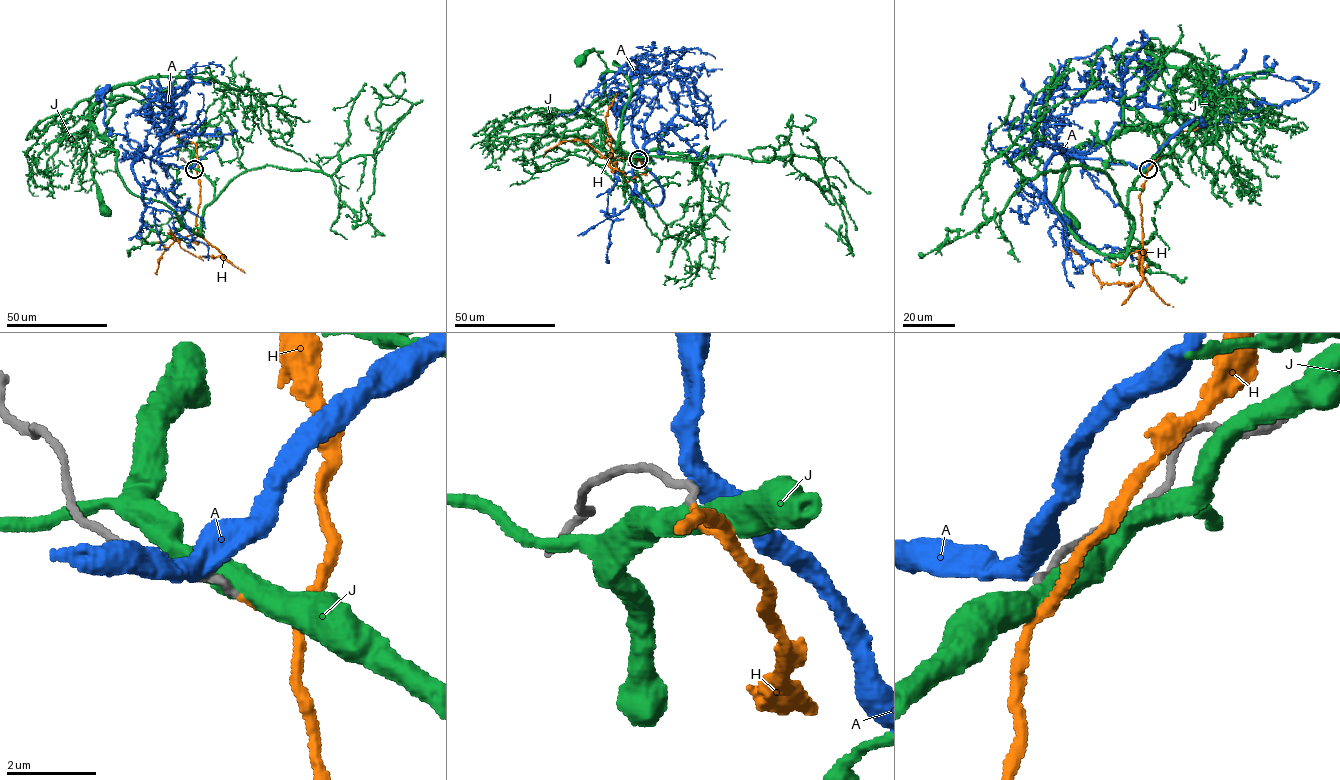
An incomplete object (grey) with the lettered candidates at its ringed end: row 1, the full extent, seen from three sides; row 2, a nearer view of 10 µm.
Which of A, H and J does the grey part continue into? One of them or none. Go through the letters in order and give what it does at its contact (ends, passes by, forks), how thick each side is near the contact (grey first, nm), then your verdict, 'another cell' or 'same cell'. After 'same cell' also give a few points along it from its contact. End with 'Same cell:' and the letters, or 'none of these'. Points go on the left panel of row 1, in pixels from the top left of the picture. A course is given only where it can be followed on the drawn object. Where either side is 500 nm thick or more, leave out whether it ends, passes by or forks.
A: it passes by | 200/480 nm | another cell
H: it ends | 160/150 nm | same cell | via (194, 168), (200, 190), (196, 227), (225, 258), (222, 255), (197, 257), (181, 248), (169, 230)
J: 160/500 nm | another cell
Same cell: H

